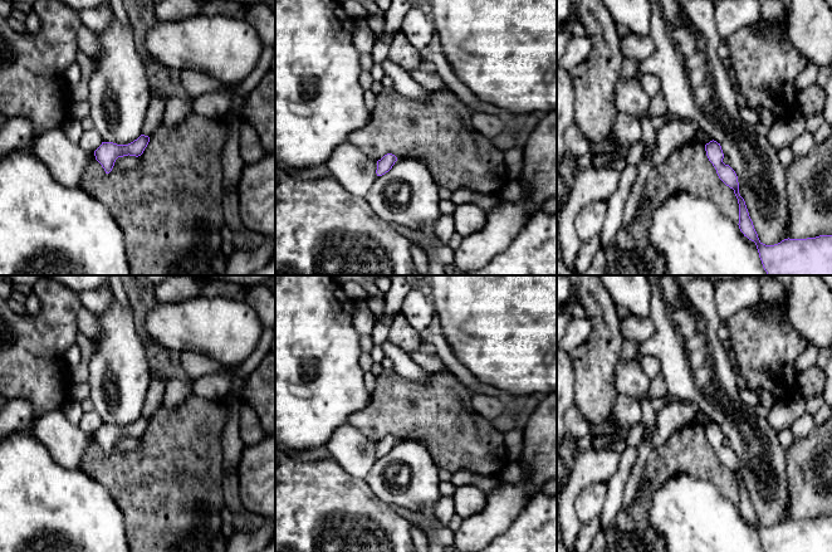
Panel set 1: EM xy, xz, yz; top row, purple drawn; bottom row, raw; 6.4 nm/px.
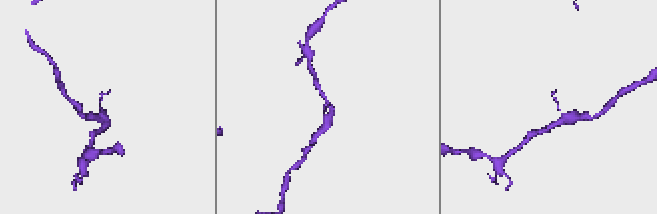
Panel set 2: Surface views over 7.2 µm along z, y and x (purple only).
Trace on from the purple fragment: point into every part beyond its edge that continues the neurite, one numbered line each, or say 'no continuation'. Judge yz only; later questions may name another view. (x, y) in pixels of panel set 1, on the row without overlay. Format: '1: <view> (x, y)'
no continuation

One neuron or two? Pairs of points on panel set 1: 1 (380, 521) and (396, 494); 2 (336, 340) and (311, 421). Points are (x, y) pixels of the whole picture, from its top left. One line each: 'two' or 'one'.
1: two
2: one

